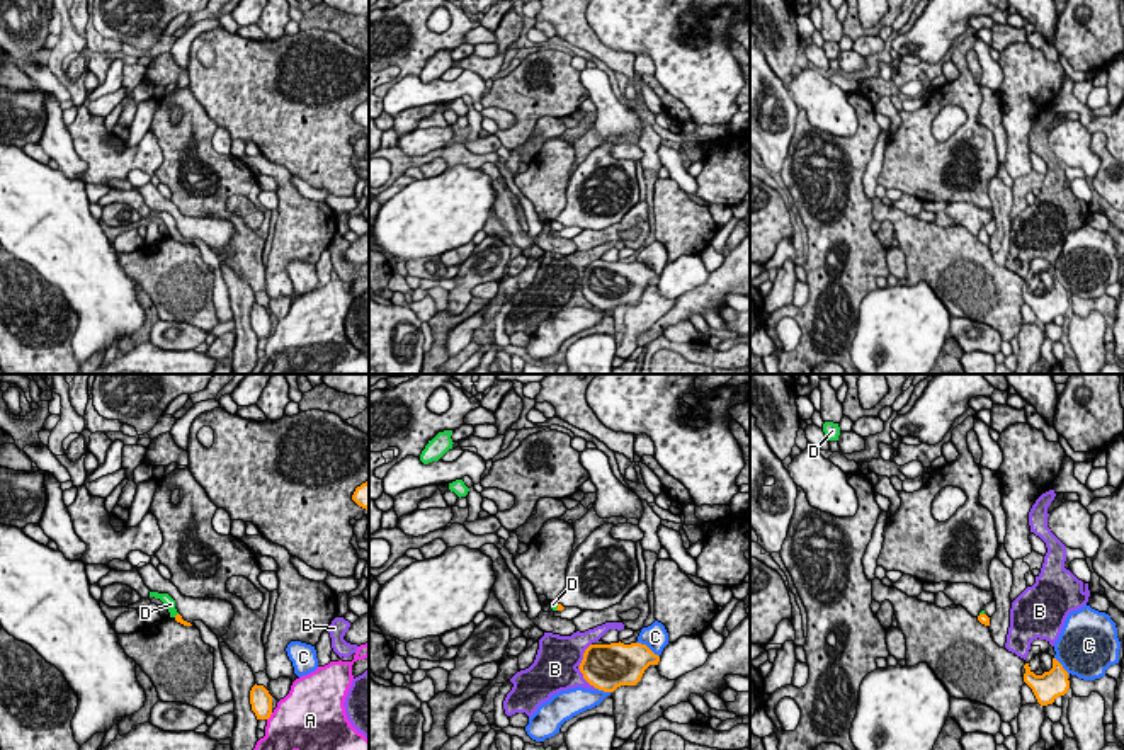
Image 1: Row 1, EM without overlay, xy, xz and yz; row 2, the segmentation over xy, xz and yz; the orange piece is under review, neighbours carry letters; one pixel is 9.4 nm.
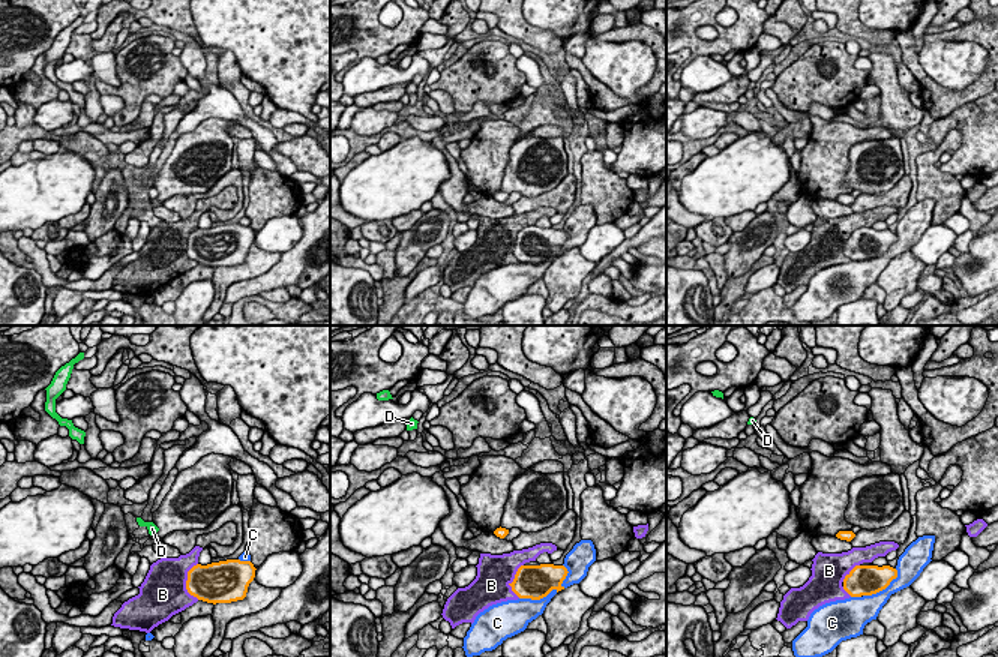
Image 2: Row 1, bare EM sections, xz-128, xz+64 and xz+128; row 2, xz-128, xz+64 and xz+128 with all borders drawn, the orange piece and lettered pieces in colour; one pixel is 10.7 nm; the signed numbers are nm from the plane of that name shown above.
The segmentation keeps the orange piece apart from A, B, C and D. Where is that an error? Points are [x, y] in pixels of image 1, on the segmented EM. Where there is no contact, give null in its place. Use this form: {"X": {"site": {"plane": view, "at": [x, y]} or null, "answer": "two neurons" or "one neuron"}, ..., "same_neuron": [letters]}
{"A": {"site": {"plane": "xy", "at": [269, 716]}, "answer": "two neurons"}, "B": {"site": {"plane": "xz", "at": [579, 667]}, "answer": "two neurons"}, "C": {"site": {"plane": "xz", "at": [647, 647]}, "answer": "two neurons"}, "D": {"site": {"plane": "xz", "at": [558, 607]}, "answer": "one neuron"}, "same_neuron": ["D"]}

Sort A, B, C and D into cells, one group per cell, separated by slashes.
A / B / C / D

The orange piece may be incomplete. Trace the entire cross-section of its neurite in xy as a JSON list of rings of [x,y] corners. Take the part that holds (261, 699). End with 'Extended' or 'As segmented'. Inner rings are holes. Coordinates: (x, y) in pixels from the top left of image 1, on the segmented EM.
[[[253,685],[250,690],[250,704],[257,719],[269,719],[272,714],[272,696],[264,685]]]. As segmented

